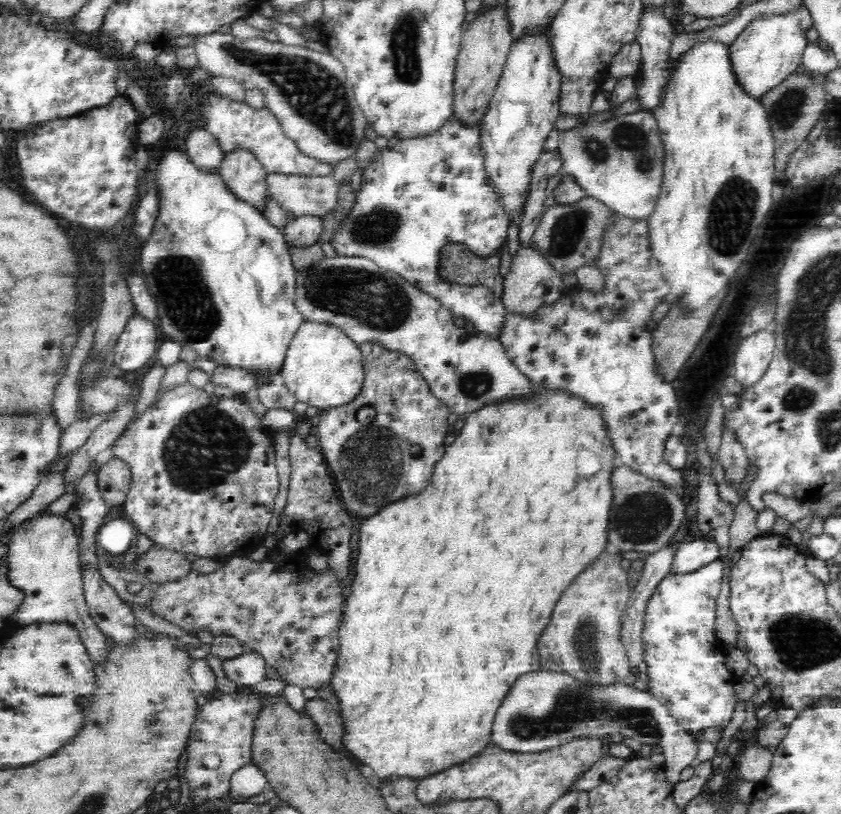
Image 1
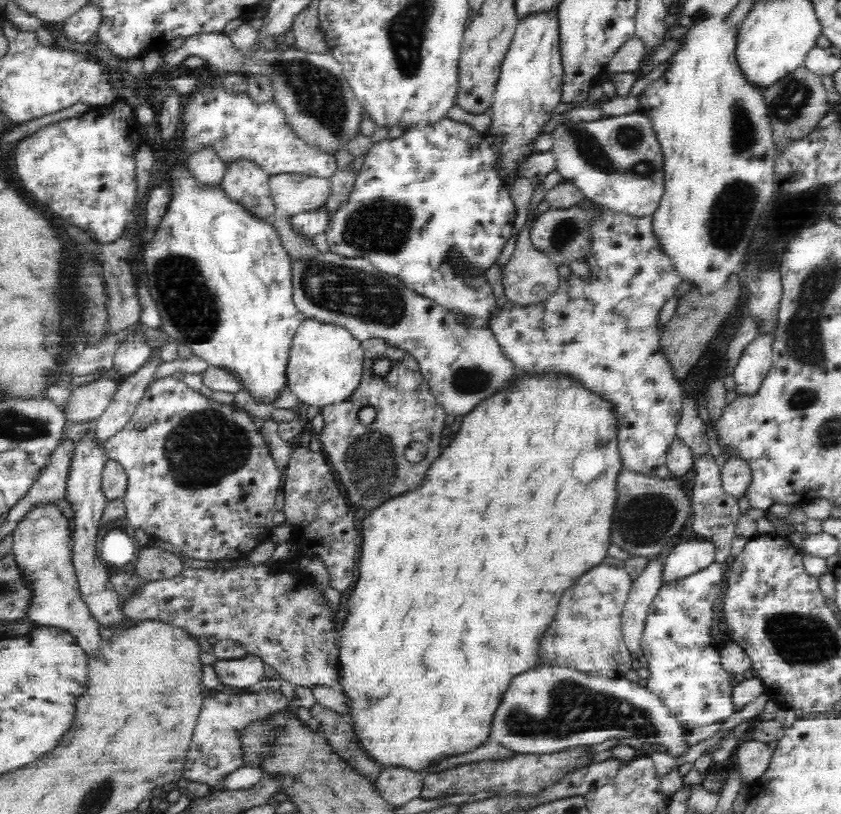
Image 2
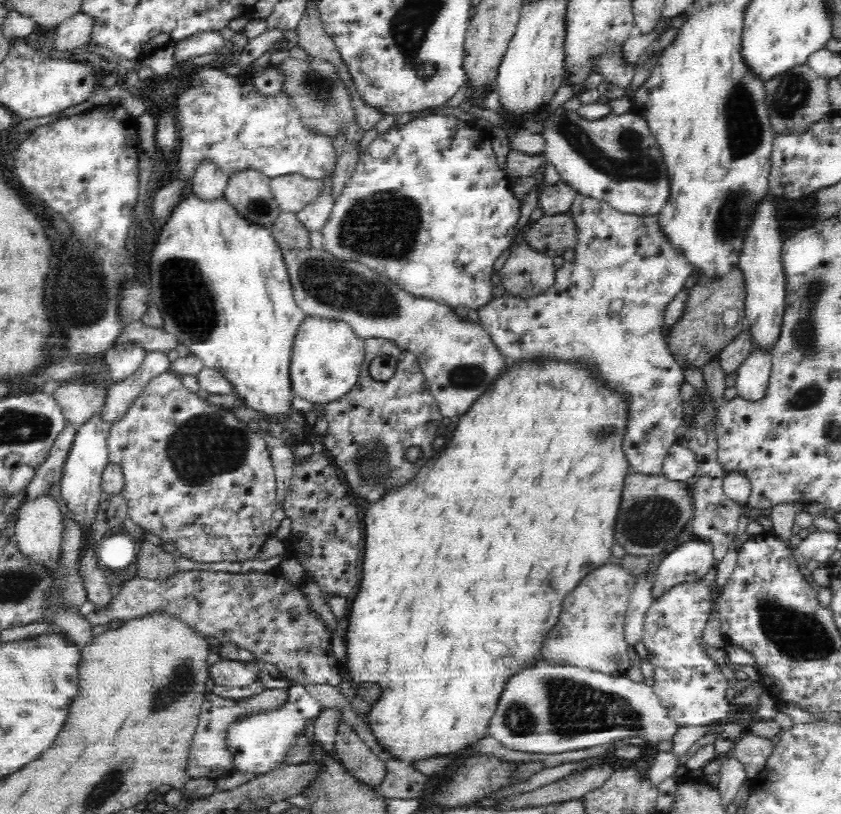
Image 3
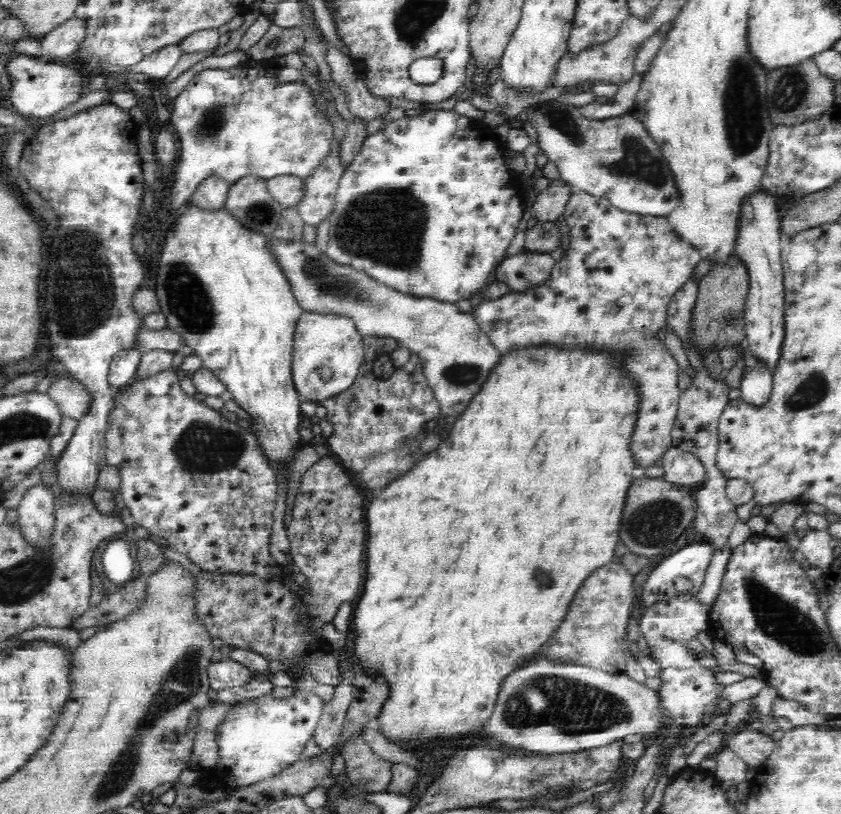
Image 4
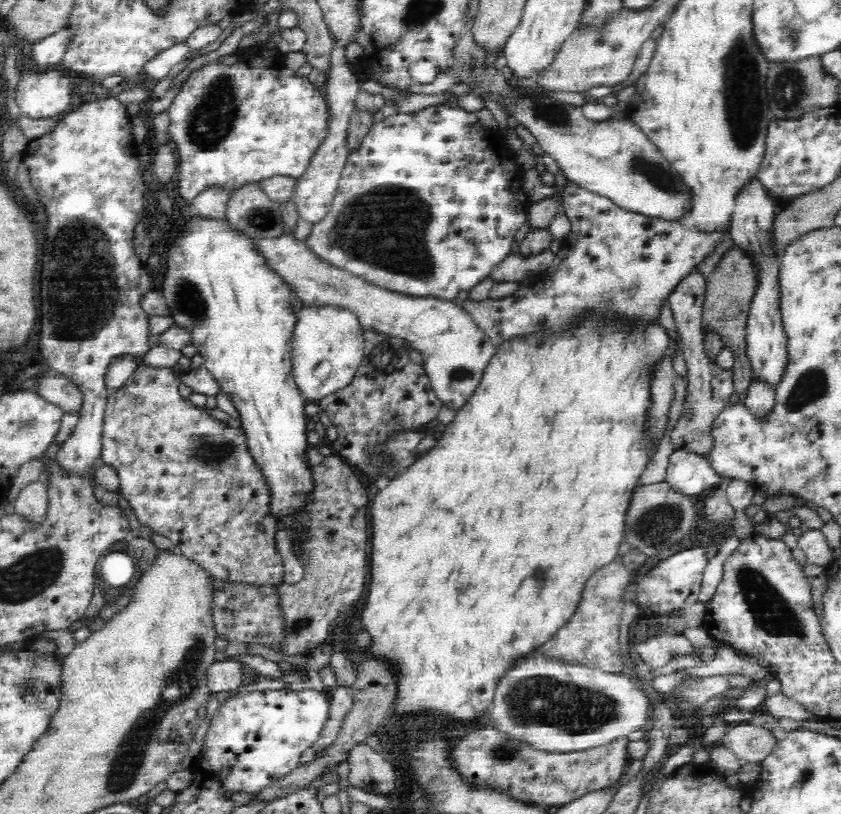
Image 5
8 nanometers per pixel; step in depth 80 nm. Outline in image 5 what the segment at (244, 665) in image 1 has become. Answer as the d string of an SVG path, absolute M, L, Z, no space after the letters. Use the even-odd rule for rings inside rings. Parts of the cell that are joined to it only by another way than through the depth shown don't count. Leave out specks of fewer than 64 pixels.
M235 658L215 661L208 667L207 684L209 692L231 691L242 685L242 664Z

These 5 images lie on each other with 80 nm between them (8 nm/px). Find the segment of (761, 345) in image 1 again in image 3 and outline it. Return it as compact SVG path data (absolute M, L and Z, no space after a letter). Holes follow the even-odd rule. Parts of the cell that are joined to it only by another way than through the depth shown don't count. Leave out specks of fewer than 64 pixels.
M753 349L748 358L737 368L737 396L750 402L758 402L766 396L772 368L772 355Z

